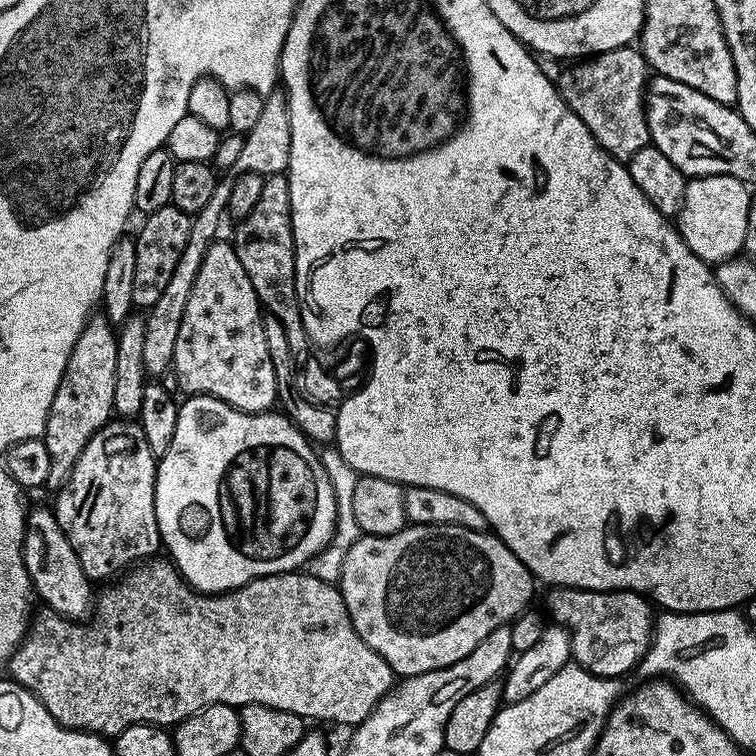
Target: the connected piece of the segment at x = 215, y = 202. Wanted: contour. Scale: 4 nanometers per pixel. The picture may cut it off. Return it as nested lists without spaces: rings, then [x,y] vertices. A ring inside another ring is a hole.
[[[226,178],[217,179],[216,189],[210,198],[210,202],[206,202],[206,206],[202,206],[202,210],[192,216],[192,225],[190,226],[190,238],[186,238],[186,247],[182,249],[182,258],[178,258],[174,274],[170,278],[170,283],[165,287],[163,294],[158,298],[158,302],[154,302],[154,306],[147,309],[144,325],[146,326],[146,354],[144,355],[144,370],[149,377],[160,378],[163,372],[167,373],[172,366],[174,358],[174,342],[178,342],[178,330],[182,326],[182,314],[186,314],[186,302],[190,302],[190,290],[194,290],[194,278],[198,278],[198,269],[202,266],[202,258],[206,258],[206,250],[210,250],[210,246],[218,238],[216,232],[220,228],[220,219],[225,219],[228,211],[228,199],[230,198],[230,188],[232,180]]]

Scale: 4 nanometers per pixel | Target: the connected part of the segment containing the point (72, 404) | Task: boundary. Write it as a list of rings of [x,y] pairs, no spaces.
[[[93,314],[88,317],[82,334],[78,334],[78,342],[74,342],[62,382],[58,382],[54,402],[50,402],[50,414],[46,418],[42,437],[50,456],[46,484],[52,490],[58,490],[68,481],[68,475],[74,470],[74,462],[78,462],[82,450],[86,450],[86,442],[90,442],[90,438],[94,438],[94,434],[113,419],[117,335],[117,329],[108,323],[107,316]]]

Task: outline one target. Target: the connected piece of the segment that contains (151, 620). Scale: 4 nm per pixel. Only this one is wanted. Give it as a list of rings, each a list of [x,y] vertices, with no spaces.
[[[152,558],[152,559],[149,559],[149,560],[148,560],[148,561],[147,561],[147,562],[144,562],[144,563],[141,563],[141,564],[140,564],[140,565],[139,565],[139,566],[136,566],[136,567],[133,567],[133,568],[132,568],[132,569],[131,569],[131,570],[129,570],[129,571],[127,571],[127,572],[125,572],[125,573],[123,573],[123,575],[121,575],[121,576],[120,576],[120,577],[119,577],[119,580],[118,580],[118,582],[116,582],[116,583],[120,583],[120,584],[116,584],[116,583],[113,583],[113,584],[112,584],[112,585],[111,585],[111,586],[108,586],[108,587],[112,587],[112,586],[113,586],[113,588],[108,588],[108,589],[106,589],[106,590],[105,590],[105,592],[104,592],[104,593],[102,593],[102,594],[101,594],[101,596],[100,596],[100,593],[99,593],[99,595],[97,595],[97,596],[96,596],[96,597],[95,597],[95,600],[94,600],[94,615],[93,615],[93,616],[92,616],[92,617],[91,617],[91,619],[89,619],[89,620],[88,620],[88,621],[87,621],[87,623],[84,623],[84,622],[81,622],[81,621],[79,621],[79,620],[67,620],[67,619],[66,619],[66,617],[64,617],[64,616],[59,616],[59,614],[57,614],[57,613],[56,613],[56,612],[53,612],[53,611],[51,611],[51,610],[44,610],[44,613],[42,613],[42,614],[41,614],[41,616],[40,616],[40,613],[39,613],[39,615],[37,615],[37,616],[36,616],[36,617],[35,617],[35,619],[33,619],[33,620],[32,620],[32,621],[31,621],[31,624],[30,624],[30,627],[29,627],[29,630],[28,630],[28,635],[27,635],[27,636],[25,636],[25,638],[24,638],[24,641],[23,641],[23,642],[21,642],[21,643],[20,643],[20,644],[19,644],[19,646],[18,646],[18,647],[17,647],[17,648],[16,648],[16,653],[14,653],[14,654],[13,654],[13,656],[12,656],[12,658],[11,658],[11,660],[9,660],[9,662],[8,662],[8,666],[7,666],[7,671],[8,671],[8,672],[9,672],[9,673],[10,673],[10,676],[11,676],[11,679],[13,679],[13,680],[15,680],[15,681],[16,681],[16,683],[17,683],[17,684],[20,684],[20,685],[22,685],[22,687],[23,687],[23,688],[25,688],[25,689],[26,689],[26,690],[30,690],[30,694],[34,694],[34,695],[35,695],[35,696],[36,696],[36,697],[37,697],[37,698],[38,698],[38,702],[42,702],[42,706],[46,706],[46,710],[50,710],[50,714],[54,714],[54,718],[55,718],[55,719],[56,719],[56,720],[57,720],[57,721],[58,721],[58,722],[59,722],[59,724],[61,724],[61,725],[62,725],[62,726],[66,726],[66,727],[67,727],[67,728],[73,728],[73,729],[74,729],[74,730],[78,730],[78,731],[79,731],[79,732],[93,732],[93,733],[94,733],[94,734],[95,734],[95,736],[102,736],[102,737],[105,737],[105,738],[115,738],[115,737],[117,737],[117,736],[119,736],[119,734],[120,734],[120,732],[121,732],[121,731],[122,731],[122,730],[126,730],[126,729],[127,729],[127,728],[129,728],[129,727],[130,727],[130,726],[134,726],[134,725],[135,725],[135,724],[158,724],[158,725],[161,725],[161,726],[175,726],[175,725],[177,725],[177,724],[180,724],[180,723],[181,723],[181,722],[182,722],[182,721],[183,721],[183,720],[185,720],[185,719],[186,719],[186,718],[190,718],[190,717],[191,717],[191,716],[193,716],[193,714],[194,714],[194,713],[196,713],[196,712],[202,712],[202,711],[204,711],[204,709],[206,709],[206,708],[209,708],[209,707],[210,707],[210,706],[214,706],[214,705],[215,705],[215,704],[228,704],[228,705],[229,705],[229,706],[230,706],[230,707],[231,707],[231,708],[235,708],[235,709],[237,709],[237,710],[239,710],[239,709],[241,709],[241,708],[243,708],[243,707],[244,707],[244,705],[245,705],[245,704],[261,704],[261,705],[262,705],[262,706],[274,706],[274,710],[290,710],[290,711],[291,711],[291,712],[293,712],[293,713],[294,713],[294,714],[298,714],[298,715],[299,715],[299,716],[302,716],[302,717],[304,717],[304,719],[305,719],[305,721],[308,721],[308,722],[312,722],[312,720],[329,720],[329,722],[330,722],[330,723],[332,723],[332,724],[348,724],[348,725],[347,725],[347,726],[355,726],[355,725],[358,725],[358,724],[360,724],[360,723],[362,723],[362,722],[363,722],[363,720],[365,720],[365,719],[366,719],[366,717],[367,717],[367,716],[369,716],[369,714],[370,714],[370,713],[371,713],[371,712],[373,712],[373,711],[374,711],[374,710],[375,710],[375,708],[376,708],[376,707],[377,707],[377,706],[378,706],[378,704],[379,704],[379,702],[380,702],[380,699],[381,699],[381,698],[382,698],[382,697],[383,697],[383,696],[386,696],[386,695],[388,695],[388,693],[389,693],[389,692],[391,692],[391,691],[392,691],[392,689],[393,689],[393,687],[394,687],[394,673],[393,673],[393,670],[392,670],[392,668],[391,668],[391,667],[390,667],[390,666],[389,666],[389,664],[388,664],[388,663],[387,663],[387,662],[386,662],[386,658],[382,658],[382,657],[381,657],[381,656],[380,656],[380,655],[378,655],[378,654],[377,654],[377,652],[375,652],[375,651],[374,651],[374,650],[370,650],[370,646],[366,646],[366,642],[362,642],[362,638],[361,638],[361,637],[360,637],[360,635],[359,635],[359,634],[358,634],[358,630],[354,630],[354,622],[350,622],[350,614],[349,614],[349,613],[348,613],[348,611],[347,611],[347,610],[346,610],[346,602],[345,602],[345,601],[344,601],[344,599],[343,599],[343,598],[342,598],[342,594],[341,594],[341,593],[340,593],[340,589],[339,589],[339,587],[337,587],[337,585],[336,585],[336,584],[327,584],[327,583],[326,583],[326,582],[322,582],[322,578],[314,578],[314,577],[313,577],[313,576],[312,576],[312,575],[310,575],[310,573],[309,573],[309,572],[307,572],[307,571],[306,571],[306,570],[297,570],[297,571],[294,571],[294,572],[279,572],[279,573],[278,573],[278,574],[270,574],[270,575],[269,575],[269,576],[257,576],[257,577],[256,577],[256,579],[255,579],[255,580],[252,580],[252,581],[250,581],[250,583],[248,583],[248,584],[244,584],[244,585],[242,585],[242,586],[241,586],[241,587],[240,587],[240,588],[237,588],[237,589],[236,589],[236,591],[235,591],[235,592],[217,592],[217,593],[215,593],[215,594],[209,594],[209,593],[206,593],[206,592],[197,592],[197,591],[196,591],[196,589],[195,589],[195,588],[192,588],[192,587],[191,587],[191,586],[189,586],[189,584],[187,584],[187,582],[186,582],[186,581],[184,581],[184,578],[183,578],[183,576],[181,576],[181,575],[180,575],[180,571],[179,571],[179,570],[178,570],[178,569],[176,569],[176,566],[175,566],[175,564],[173,564],[173,563],[172,563],[172,561],[171,561],[171,559],[168,559],[168,558],[163,558],[163,559],[164,559],[164,560],[160,560],[160,559],[161,559],[161,558]]]

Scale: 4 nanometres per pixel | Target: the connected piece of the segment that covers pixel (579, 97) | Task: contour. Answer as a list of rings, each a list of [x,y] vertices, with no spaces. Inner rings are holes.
[[[629,46],[626,48],[615,48],[609,52],[599,52],[596,56],[572,62],[568,68],[558,76],[558,91],[560,97],[568,103],[568,108],[582,118],[586,130],[594,134],[594,138],[601,144],[614,159],[626,162],[638,154],[638,150],[649,147],[650,130],[646,122],[646,110],[644,109],[644,94],[650,79],[650,69],[644,54],[639,47]]]

